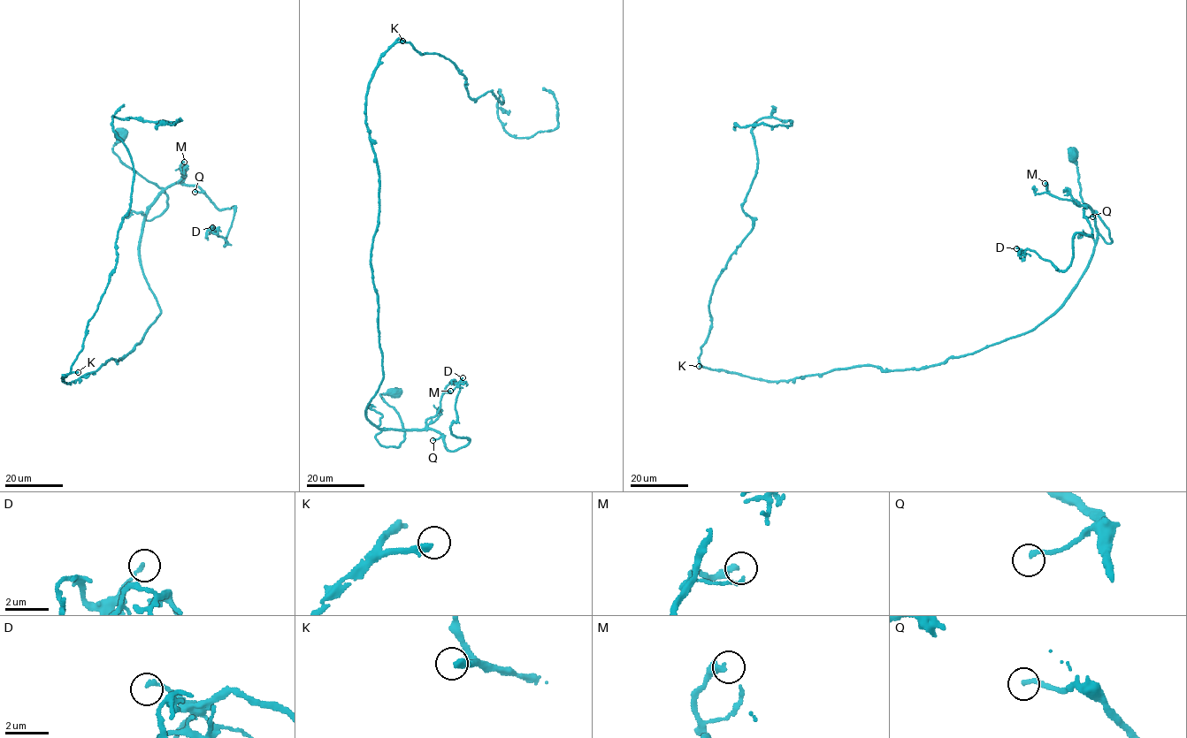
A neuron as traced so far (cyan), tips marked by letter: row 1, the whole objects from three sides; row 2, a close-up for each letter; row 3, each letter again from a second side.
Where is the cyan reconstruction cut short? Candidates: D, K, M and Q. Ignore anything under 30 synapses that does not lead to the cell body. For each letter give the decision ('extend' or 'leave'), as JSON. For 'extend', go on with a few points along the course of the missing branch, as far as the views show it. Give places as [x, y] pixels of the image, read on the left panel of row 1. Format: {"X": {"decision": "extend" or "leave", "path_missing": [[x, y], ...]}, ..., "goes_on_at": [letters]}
{"D": {"decision": "leave"}, "K": {"decision": "extend", "path_missing": [[78, 372], [73, 398], [93, 383], [100, 393], [143, 402], [207, 391], [233, 416], [249, 386], [284, 391]]}, "M": {"decision": "leave"}, "Q": {"decision": "leave"}, "goes_on_at": ["K"]}

